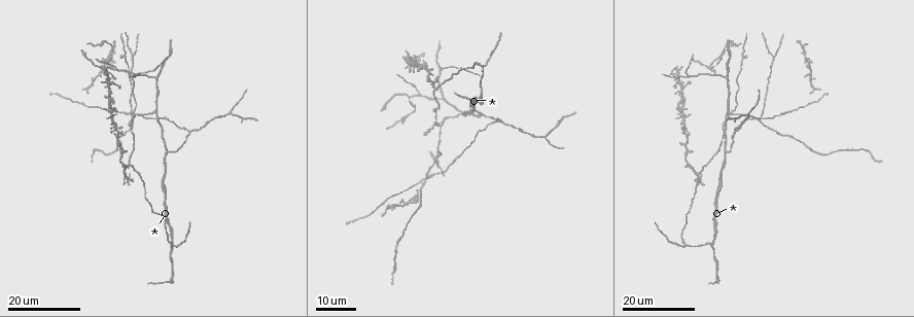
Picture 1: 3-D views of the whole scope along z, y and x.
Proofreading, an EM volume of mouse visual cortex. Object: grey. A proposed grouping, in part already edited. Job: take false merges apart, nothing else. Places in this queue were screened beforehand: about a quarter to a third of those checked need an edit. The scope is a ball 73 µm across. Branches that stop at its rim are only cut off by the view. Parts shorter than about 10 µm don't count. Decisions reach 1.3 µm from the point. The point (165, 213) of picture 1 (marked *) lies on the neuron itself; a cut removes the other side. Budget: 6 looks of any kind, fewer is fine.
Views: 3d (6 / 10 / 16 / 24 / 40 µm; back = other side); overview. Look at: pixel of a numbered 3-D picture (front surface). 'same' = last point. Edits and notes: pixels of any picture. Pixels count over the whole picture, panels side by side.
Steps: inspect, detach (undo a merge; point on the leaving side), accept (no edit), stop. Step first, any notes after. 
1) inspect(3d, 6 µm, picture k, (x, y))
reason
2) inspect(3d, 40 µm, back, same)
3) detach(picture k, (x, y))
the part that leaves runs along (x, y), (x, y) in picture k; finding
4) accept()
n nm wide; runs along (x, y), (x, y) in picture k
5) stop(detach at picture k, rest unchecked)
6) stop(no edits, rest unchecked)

inspect(3d, 16 µm, picture 1, (436, 148))
arms part here

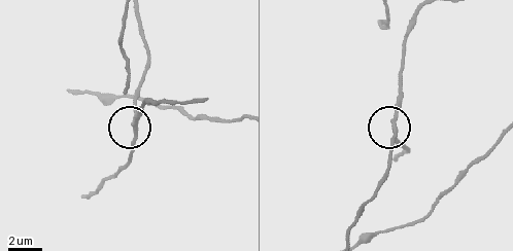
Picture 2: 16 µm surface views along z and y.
inspect(3d, 10 µm, picture 2, (133, 123))

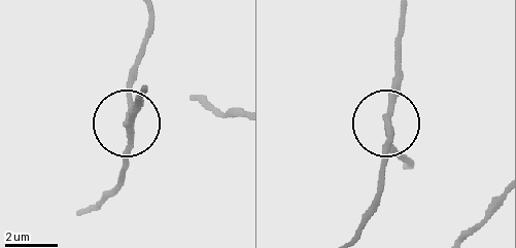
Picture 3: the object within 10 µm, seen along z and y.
inspect(3d, 6 µm, picture 3, (391, 127))

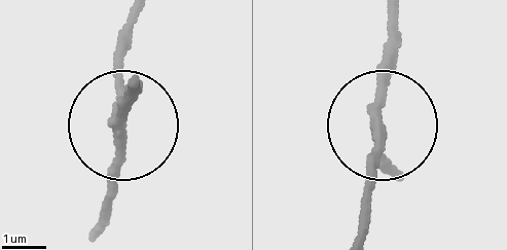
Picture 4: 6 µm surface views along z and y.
accept()
side arm 29 µm; all the same neuron

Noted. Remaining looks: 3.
inspect(3d, 24 µm, picture 1, (445, 100))
arms part here

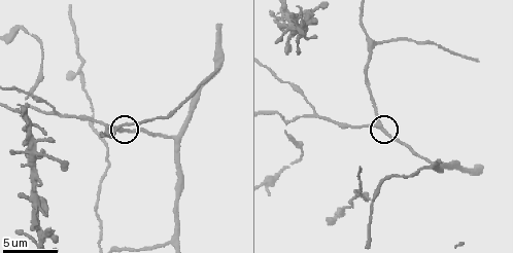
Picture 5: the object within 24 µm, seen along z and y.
inspect(3d, 6 µm, picture 5, (376, 125))
zoom in

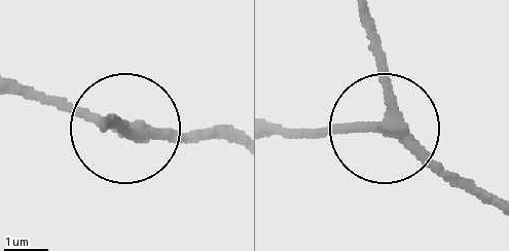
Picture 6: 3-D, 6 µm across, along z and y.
inspect(3d, 6 µm, back, picture 6, (390, 120))

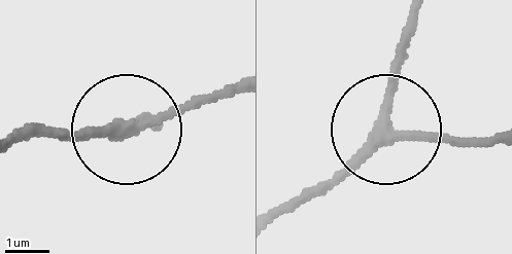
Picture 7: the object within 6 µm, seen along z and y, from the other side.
accept()
260 nm wide; runs along (278, 217), (377, 136), (407, 26) in picture 7; continuous, no second neuron

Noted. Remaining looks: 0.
stop(no edits, rest unchecked)

